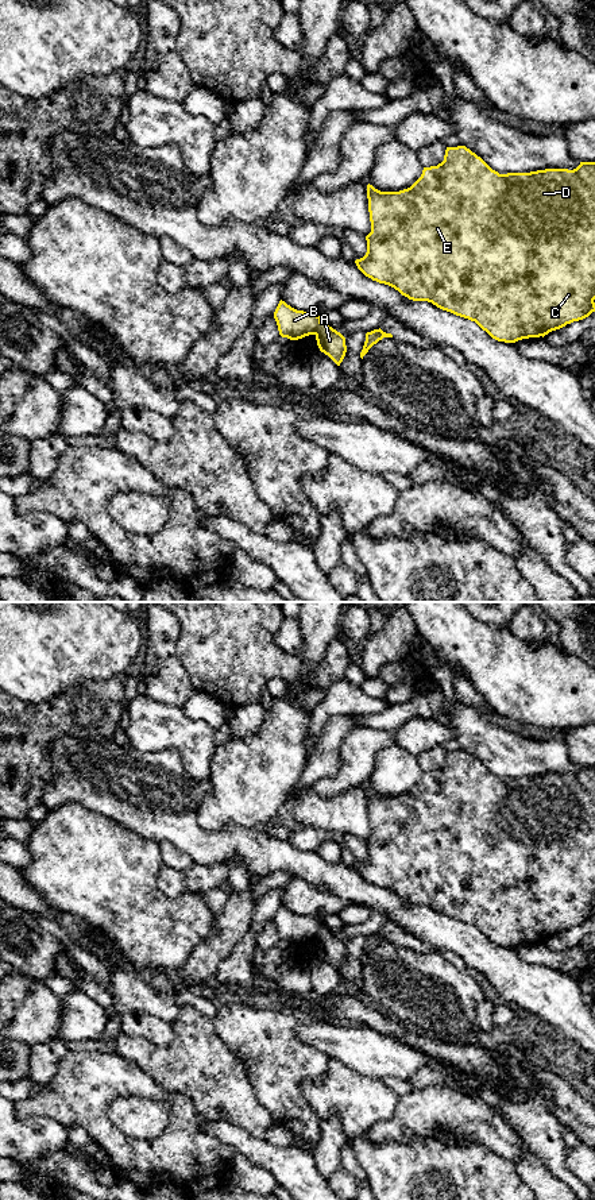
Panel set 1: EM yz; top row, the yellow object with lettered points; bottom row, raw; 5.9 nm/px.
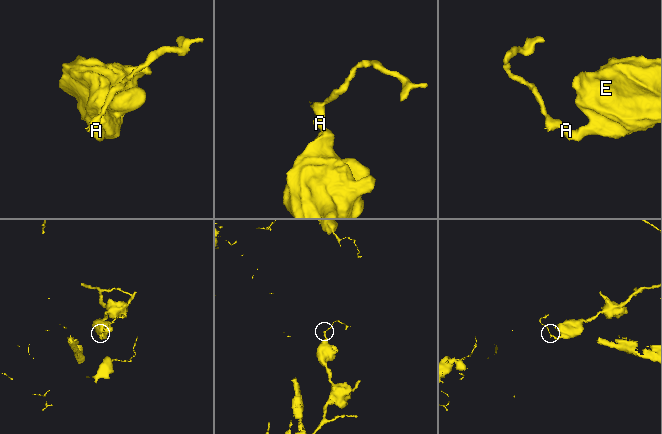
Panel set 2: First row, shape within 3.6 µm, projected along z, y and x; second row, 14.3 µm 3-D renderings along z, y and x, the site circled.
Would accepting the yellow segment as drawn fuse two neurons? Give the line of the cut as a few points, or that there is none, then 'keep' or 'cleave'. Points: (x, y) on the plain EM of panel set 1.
cut in yz along (321, 928), (313, 938); cleave

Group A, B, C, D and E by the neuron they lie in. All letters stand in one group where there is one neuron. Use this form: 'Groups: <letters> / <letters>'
Groups: A C D E / B

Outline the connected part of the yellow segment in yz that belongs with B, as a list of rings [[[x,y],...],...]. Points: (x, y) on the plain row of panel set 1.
[[[282,904],[274,917],[274,923],[279,939],[290,945],[298,945],[314,939],[317,933],[321,930],[320,921],[310,917],[297,915]]]

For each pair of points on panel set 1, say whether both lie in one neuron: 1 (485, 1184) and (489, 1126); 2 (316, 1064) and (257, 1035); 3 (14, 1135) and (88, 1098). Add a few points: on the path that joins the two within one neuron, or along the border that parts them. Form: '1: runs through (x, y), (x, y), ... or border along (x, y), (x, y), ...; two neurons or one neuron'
1: border along (471, 1142), (480, 1143), (514, 1164); two neurons
2: runs through (301, 1062), (284, 1062), (271, 1050); one neuron
3: border along (16, 1110), (20, 1118), (51, 1118), (68, 1131); two neurons

